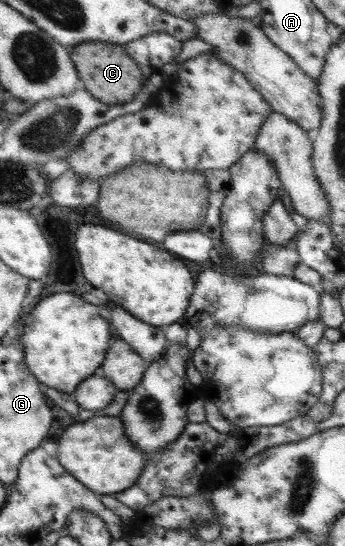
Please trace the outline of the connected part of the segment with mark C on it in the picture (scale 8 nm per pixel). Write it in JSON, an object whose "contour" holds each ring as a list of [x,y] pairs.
{"contour":[[[84,42],[73,46],[69,54],[88,93],[92,93],[102,103],[126,103],[141,91],[144,84],[147,84],[147,77],[121,45],[110,42]]]}

